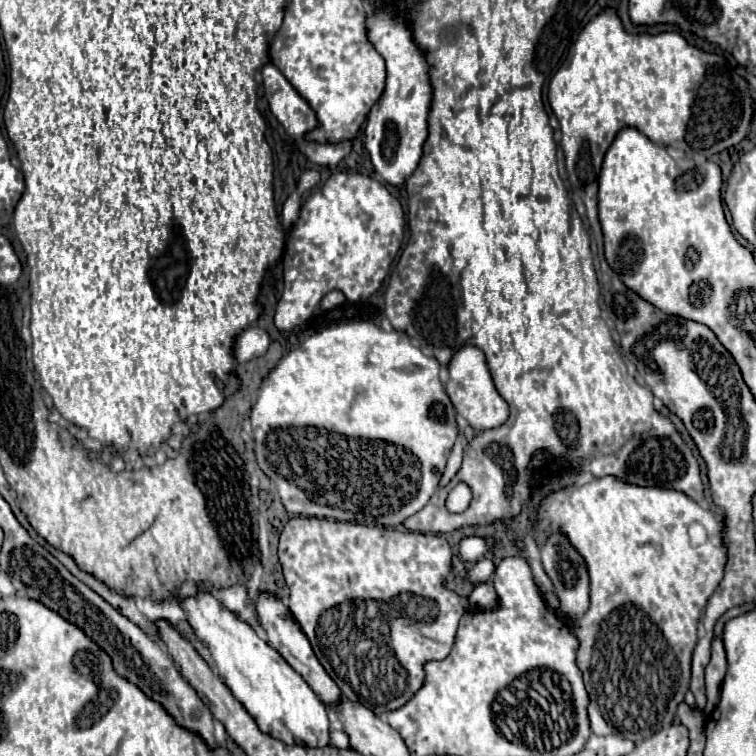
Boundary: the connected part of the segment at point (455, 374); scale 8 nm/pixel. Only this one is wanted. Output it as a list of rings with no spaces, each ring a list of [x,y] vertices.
[[[463,346],[455,352],[455,356],[449,362],[449,380],[447,380],[445,388],[447,388],[447,394],[449,394],[457,414],[463,416],[475,430],[497,428],[509,416],[507,402],[495,390],[487,362],[485,362],[485,354],[477,346]]]

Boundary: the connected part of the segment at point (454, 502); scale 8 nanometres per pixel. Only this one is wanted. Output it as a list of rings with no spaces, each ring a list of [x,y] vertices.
[[[457,484],[447,496],[449,512],[463,512],[471,504],[471,488],[467,484]]]

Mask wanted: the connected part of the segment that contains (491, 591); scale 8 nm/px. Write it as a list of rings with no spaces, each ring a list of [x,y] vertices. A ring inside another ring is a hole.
[[[477,584],[469,596],[469,604],[475,610],[493,610],[497,606],[497,592],[491,584]]]

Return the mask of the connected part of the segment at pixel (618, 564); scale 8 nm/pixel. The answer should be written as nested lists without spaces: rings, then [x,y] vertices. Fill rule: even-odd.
[[[613,476],[595,478],[583,488],[567,488],[549,494],[541,504],[541,518],[549,520],[545,534],[561,528],[569,536],[571,544],[585,558],[591,578],[591,606],[583,620],[579,620],[579,626],[573,626],[573,634],[579,640],[577,666],[589,694],[587,714],[591,732],[595,736],[617,734],[639,744],[673,724],[677,706],[689,690],[697,624],[709,596],[723,578],[727,560],[719,536],[721,522],[683,492],[637,488],[633,484],[621,484]],[[695,522],[707,528],[707,540],[701,546],[693,546],[687,534],[689,526]]]

